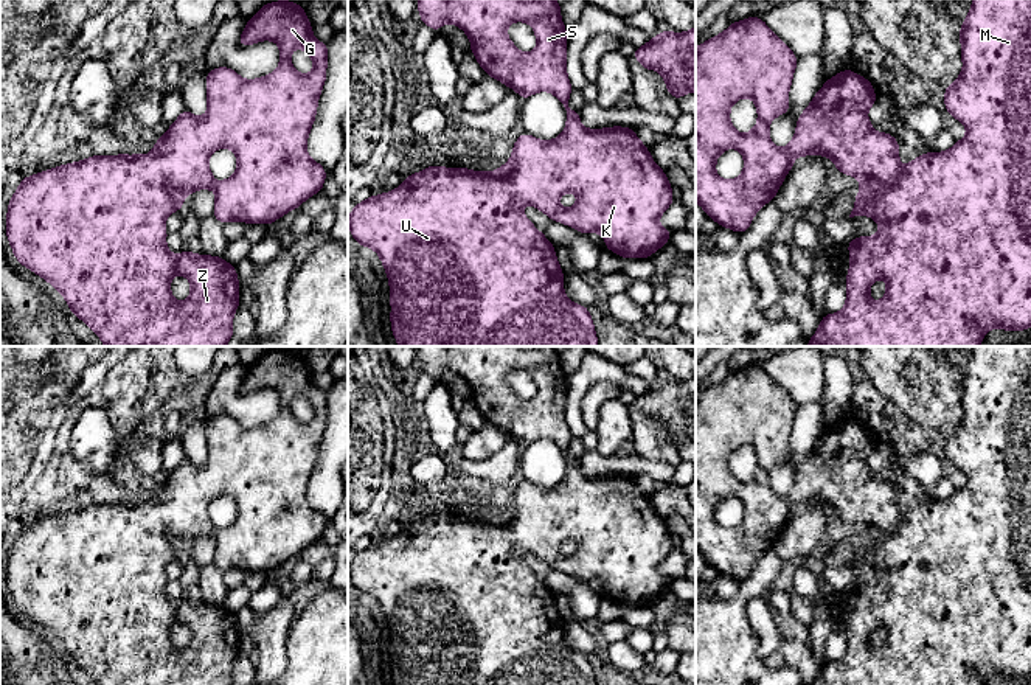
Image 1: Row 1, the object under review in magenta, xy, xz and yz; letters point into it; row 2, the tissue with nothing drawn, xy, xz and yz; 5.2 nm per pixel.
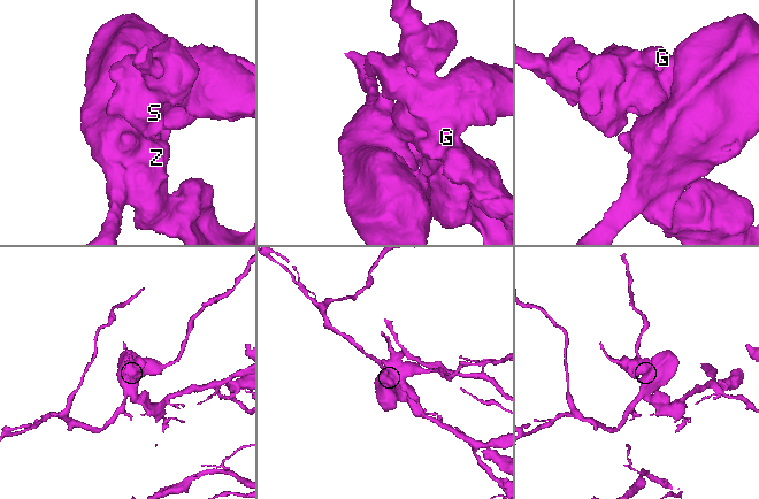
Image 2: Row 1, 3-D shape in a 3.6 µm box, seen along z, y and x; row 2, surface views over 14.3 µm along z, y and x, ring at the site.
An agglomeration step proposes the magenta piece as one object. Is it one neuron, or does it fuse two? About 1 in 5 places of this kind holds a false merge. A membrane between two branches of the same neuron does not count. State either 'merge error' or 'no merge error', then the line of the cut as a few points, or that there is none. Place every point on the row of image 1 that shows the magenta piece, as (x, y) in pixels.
no merge error | no cut

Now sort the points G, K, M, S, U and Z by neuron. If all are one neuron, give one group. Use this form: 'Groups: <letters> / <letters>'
Groups: G K M S U Z

